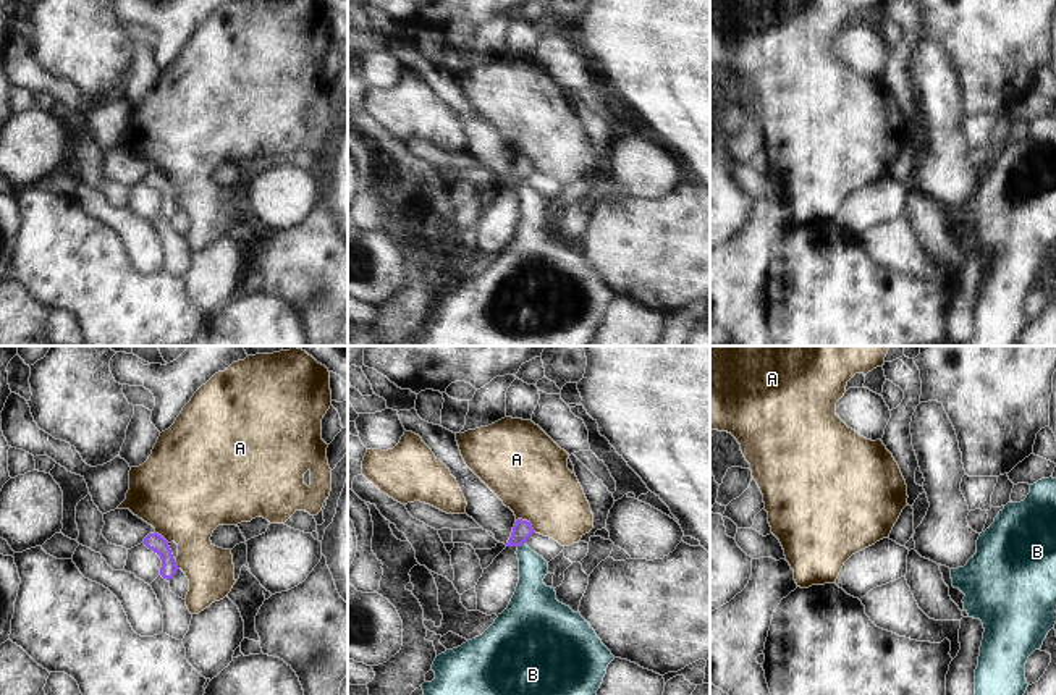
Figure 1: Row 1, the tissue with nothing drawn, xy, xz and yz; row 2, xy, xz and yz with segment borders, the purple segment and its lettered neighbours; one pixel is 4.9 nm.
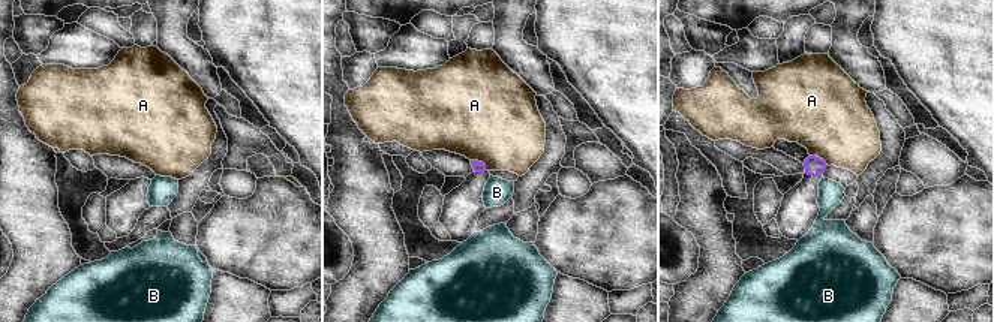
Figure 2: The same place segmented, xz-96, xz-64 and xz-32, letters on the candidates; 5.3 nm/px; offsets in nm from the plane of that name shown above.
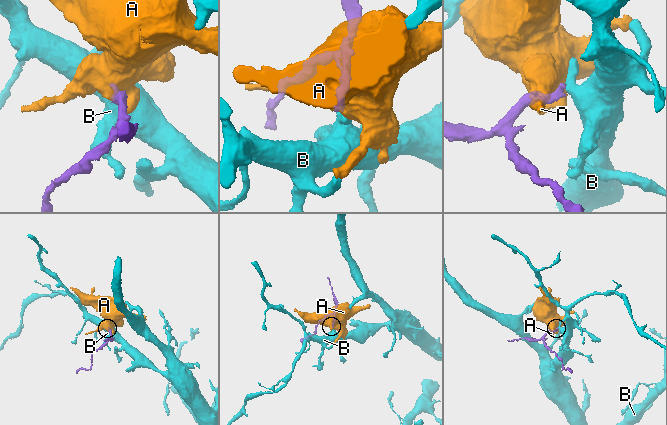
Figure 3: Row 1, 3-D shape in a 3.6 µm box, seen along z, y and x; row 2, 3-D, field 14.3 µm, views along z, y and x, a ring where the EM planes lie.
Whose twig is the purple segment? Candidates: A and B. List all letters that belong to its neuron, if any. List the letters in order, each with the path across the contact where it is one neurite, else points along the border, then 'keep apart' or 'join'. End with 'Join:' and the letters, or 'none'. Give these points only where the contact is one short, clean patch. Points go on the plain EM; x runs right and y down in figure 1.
A: keep apart
B: along xz (524, 180), (518, 185) | keep apart
Join: none

